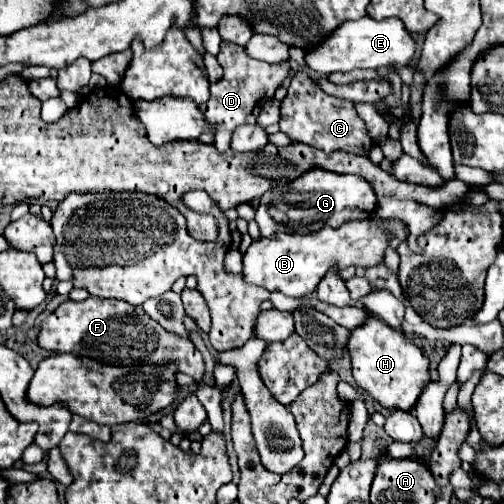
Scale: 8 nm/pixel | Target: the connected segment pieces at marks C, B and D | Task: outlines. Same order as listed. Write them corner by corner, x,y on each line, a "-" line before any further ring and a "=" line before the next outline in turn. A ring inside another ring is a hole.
296,72
290,86
288,94
280,104
280,130
294,138
294,142
304,142
310,146
316,146
324,152
334,152
334,150
346,150
354,154
368,156
370,148
374,146
374,140
368,136
364,120
358,116
354,102
350,100
340,100
334,96
324,94
314,80
306,72
=
352,220
342,224
340,228
324,226
318,232
310,234
284,234
278,232
270,238
260,236
254,240
244,254
244,280
246,284
262,286
270,292
282,292
292,298
304,298
316,290
320,278
328,272
330,266
338,266
340,270
348,266
374,266
382,262
388,246
398,246
406,238
406,224
400,220
=
222,44
220,54
216,56
223,68
224,80
218,80
210,84
210,100
206,104
200,104
202,114
212,114
210,118
218,122
220,130
216,132
214,146
218,152
226,152
230,148
230,136
234,134
234,128
242,124
256,124
256,118
266,102
274,98
274,90
282,84
282,80
288,76
290,66
288,62
282,64
266,64
260,60
252,60
242,46
236,44
-
238,60
238,66
234,63
-
246,78
246,80
244,80

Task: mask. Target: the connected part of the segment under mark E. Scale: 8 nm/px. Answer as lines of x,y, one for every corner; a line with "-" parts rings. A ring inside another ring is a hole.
364,16
354,22
342,24
334,36
320,42
318,46
306,52
306,64
310,70
318,74
332,74
332,72
350,72
354,68
380,68
380,66
408,66
416,52
416,42
412,40
410,32
402,26
398,18
390,20
374,20

